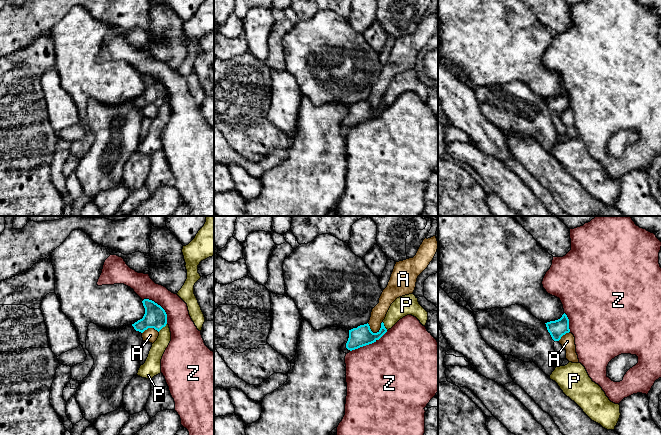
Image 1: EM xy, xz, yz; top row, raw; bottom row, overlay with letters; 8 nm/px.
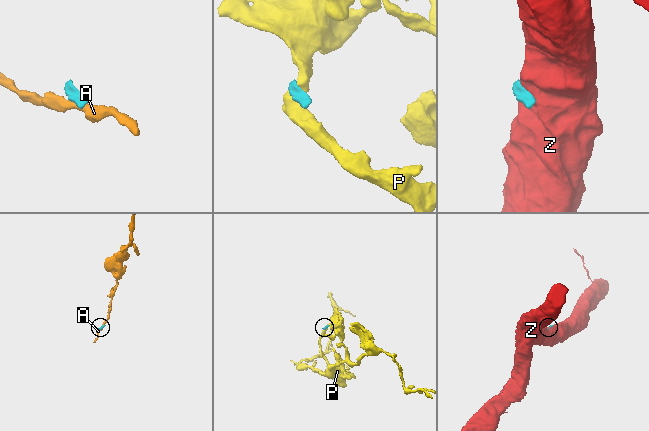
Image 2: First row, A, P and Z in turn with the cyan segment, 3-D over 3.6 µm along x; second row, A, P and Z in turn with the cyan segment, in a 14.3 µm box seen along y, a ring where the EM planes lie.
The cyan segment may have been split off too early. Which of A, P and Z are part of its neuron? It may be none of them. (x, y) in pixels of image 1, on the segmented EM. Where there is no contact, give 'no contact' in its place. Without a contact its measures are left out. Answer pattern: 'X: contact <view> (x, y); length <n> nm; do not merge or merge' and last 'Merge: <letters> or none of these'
A: contact xz (375, 333); length 130 nm; do not merge
P: contact xy (162, 327); length 100 nm; do not merge
Z: contact xz (368, 344); length 340 nm; do not merge
Merge: none of these

